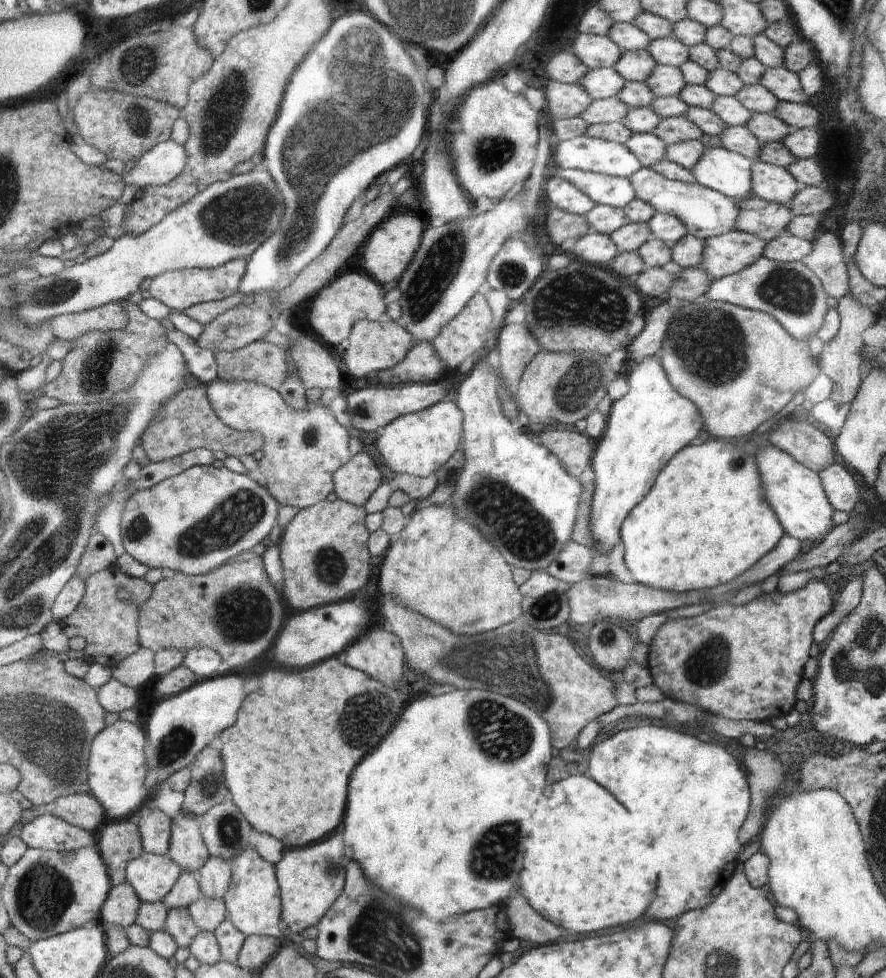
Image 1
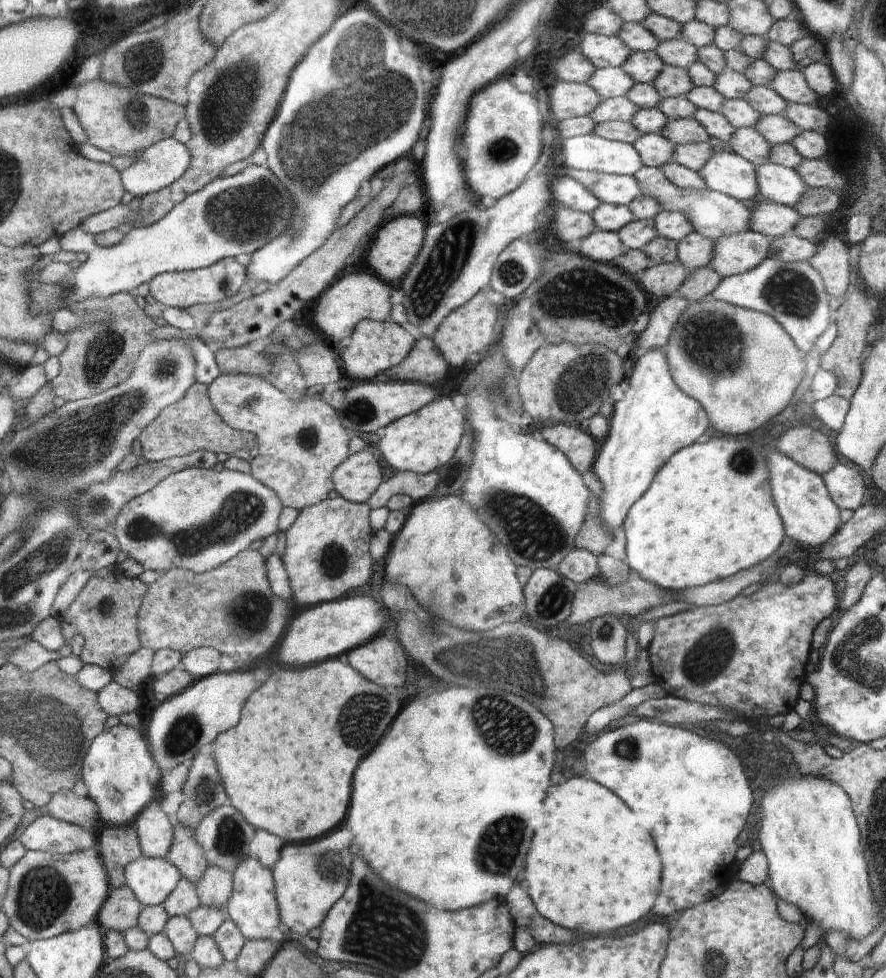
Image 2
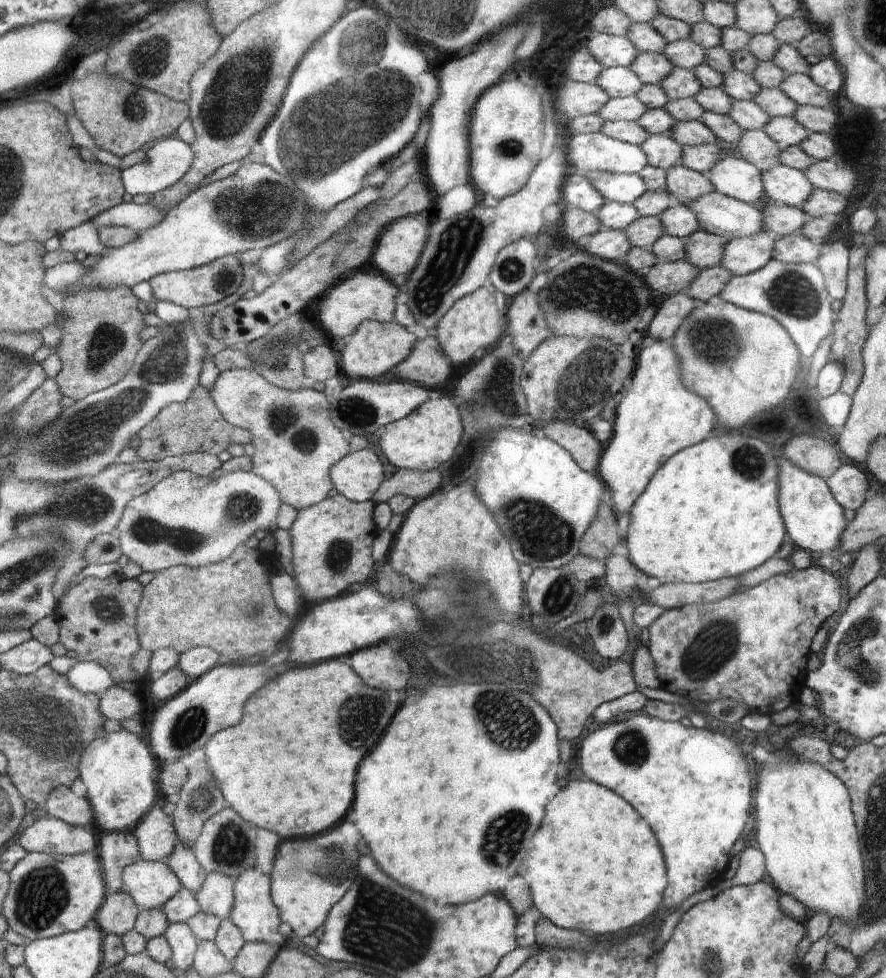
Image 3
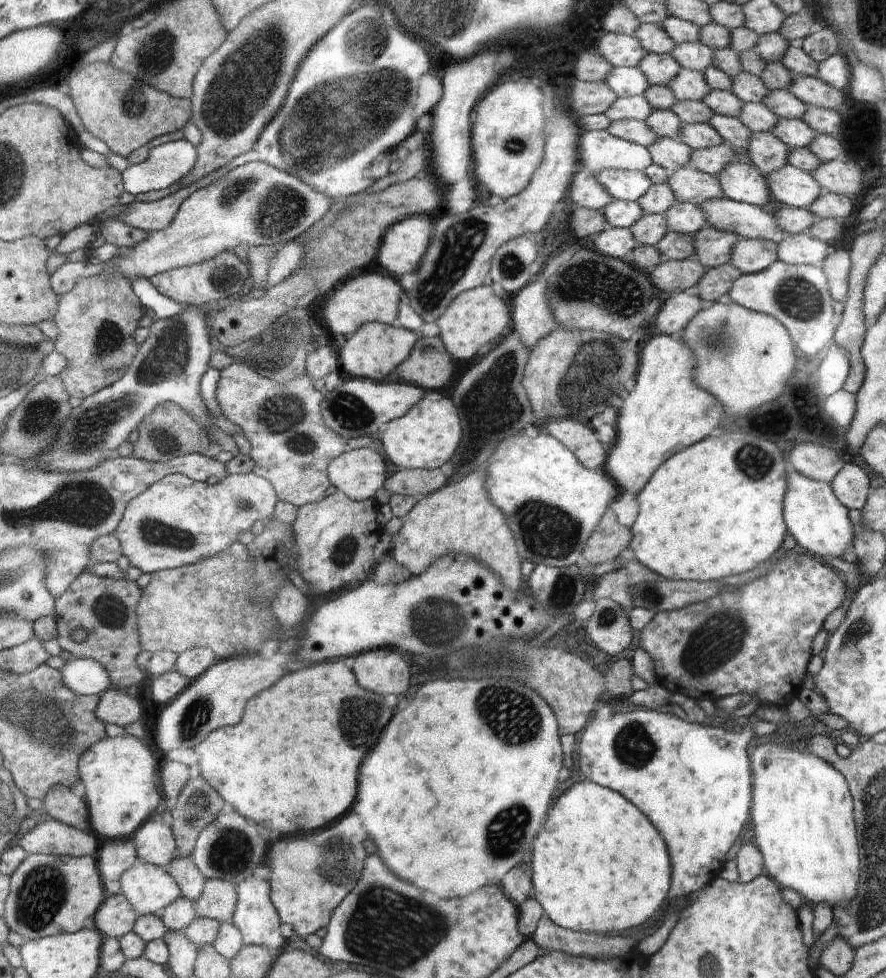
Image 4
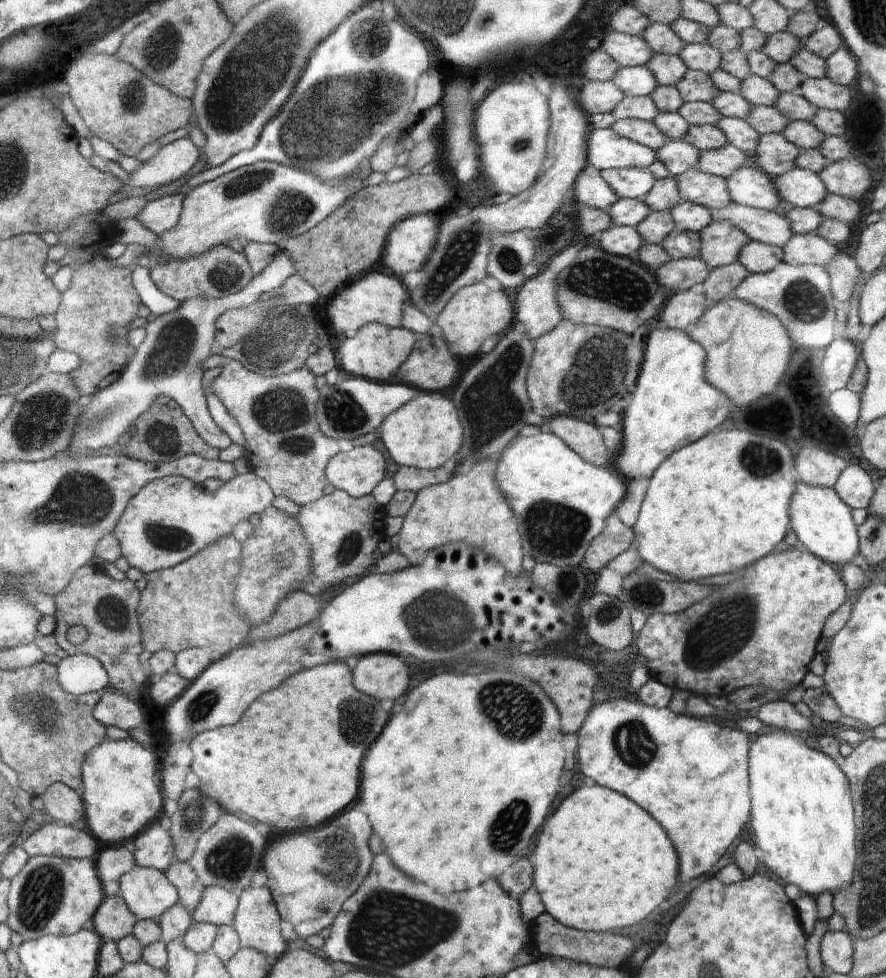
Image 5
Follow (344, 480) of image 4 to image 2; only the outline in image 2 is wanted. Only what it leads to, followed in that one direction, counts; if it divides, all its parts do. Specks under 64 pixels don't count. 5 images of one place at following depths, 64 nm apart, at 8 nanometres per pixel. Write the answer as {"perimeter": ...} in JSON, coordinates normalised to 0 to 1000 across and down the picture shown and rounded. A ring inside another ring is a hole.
{"perimeter":[[[415,460],[403,462],[379,476],[375,489],[378,491],[379,503],[400,514],[415,514],[433,491],[424,468]]]}

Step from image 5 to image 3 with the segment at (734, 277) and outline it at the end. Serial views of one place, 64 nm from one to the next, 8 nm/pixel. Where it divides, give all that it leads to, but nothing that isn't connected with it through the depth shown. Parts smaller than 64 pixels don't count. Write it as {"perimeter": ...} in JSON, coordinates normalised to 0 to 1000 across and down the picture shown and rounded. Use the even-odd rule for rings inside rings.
{"perimeter":[[[813,271],[790,275],[772,299],[786,309],[796,310],[800,305],[808,303],[826,283],[827,280]]]}

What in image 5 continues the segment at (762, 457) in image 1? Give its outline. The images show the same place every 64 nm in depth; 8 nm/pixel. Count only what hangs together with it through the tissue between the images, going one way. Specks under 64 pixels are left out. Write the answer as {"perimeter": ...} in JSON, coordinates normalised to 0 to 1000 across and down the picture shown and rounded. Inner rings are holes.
{"perimeter":[[[903,491],[897,493],[897,505],[893,511],[893,541],[901,550],[902,557],[910,560],[918,567],[938,575],[940,578],[960,574],[962,570],[970,565],[970,541],[962,528],[963,520],[956,516],[937,498],[913,496]]]}

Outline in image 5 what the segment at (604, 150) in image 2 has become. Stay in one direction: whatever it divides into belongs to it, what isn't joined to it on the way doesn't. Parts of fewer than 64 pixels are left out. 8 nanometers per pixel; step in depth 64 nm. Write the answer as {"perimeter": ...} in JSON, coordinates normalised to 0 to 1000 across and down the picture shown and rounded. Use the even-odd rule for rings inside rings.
{"perimeter":[[[667,132],[663,139],[663,168],[675,174],[694,172],[731,173],[743,164],[739,154],[688,132]]]}

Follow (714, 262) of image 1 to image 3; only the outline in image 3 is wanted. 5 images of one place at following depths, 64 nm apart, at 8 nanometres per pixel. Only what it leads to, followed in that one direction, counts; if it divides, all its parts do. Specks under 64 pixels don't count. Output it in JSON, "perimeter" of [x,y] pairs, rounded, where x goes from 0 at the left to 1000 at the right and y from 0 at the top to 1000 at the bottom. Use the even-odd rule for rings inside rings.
{"perimeter":[[[862,236],[848,239],[845,242],[821,244],[821,248],[816,252],[814,265],[810,271],[823,276],[827,282],[851,278],[871,264],[874,244],[874,242],[869,241],[869,239],[865,239]]]}

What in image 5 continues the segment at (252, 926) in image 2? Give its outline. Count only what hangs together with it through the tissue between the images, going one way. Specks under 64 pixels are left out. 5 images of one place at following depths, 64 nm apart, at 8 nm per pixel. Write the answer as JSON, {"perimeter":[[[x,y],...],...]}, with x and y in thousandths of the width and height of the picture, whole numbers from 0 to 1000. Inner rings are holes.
{"perimeter":[[[280,905],[275,908],[264,947],[270,951],[275,970],[296,972],[301,978],[316,978],[322,973],[316,957],[316,935],[305,918],[305,908]]]}

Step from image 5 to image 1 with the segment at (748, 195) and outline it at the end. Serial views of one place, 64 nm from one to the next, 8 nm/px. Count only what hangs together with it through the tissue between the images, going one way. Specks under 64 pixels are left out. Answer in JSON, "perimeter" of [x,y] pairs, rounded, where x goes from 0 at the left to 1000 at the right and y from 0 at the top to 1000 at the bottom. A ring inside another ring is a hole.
{"perimeter":[[[797,151],[795,160],[780,176],[786,180],[786,187],[802,194],[821,199],[823,202],[835,204],[849,197],[850,166],[840,162],[837,157],[826,155],[819,151]]]}

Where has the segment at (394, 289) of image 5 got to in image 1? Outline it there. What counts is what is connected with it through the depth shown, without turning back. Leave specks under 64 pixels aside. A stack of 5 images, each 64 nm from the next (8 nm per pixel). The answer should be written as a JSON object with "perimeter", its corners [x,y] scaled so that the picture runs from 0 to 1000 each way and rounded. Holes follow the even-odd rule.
{"perimeter":[[[386,277],[372,287],[370,292],[366,292],[359,301],[356,301],[352,306],[353,313],[351,313],[347,336],[352,343],[370,350],[370,353],[379,354],[379,352],[384,352],[384,348],[396,344],[396,335],[401,329],[409,326],[430,327],[427,323],[433,319],[431,299],[433,297],[424,290],[424,286],[413,282],[412,279]]]}

